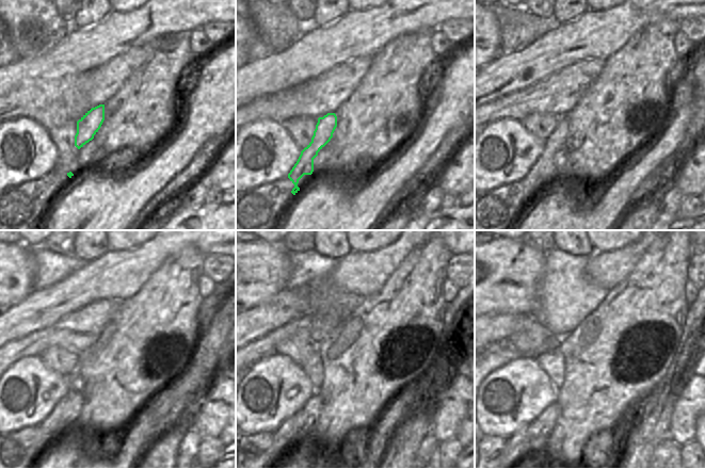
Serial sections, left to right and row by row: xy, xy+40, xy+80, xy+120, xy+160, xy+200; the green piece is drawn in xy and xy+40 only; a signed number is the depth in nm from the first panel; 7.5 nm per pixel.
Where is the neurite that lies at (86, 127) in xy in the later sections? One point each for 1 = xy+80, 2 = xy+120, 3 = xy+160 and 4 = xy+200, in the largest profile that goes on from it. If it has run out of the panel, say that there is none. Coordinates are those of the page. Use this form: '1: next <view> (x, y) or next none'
1: next xy+80 (544, 164)
2: next xy+120 (54, 433)
3: next xy+160 (289, 438)
4: next xy+200 (529, 441)

